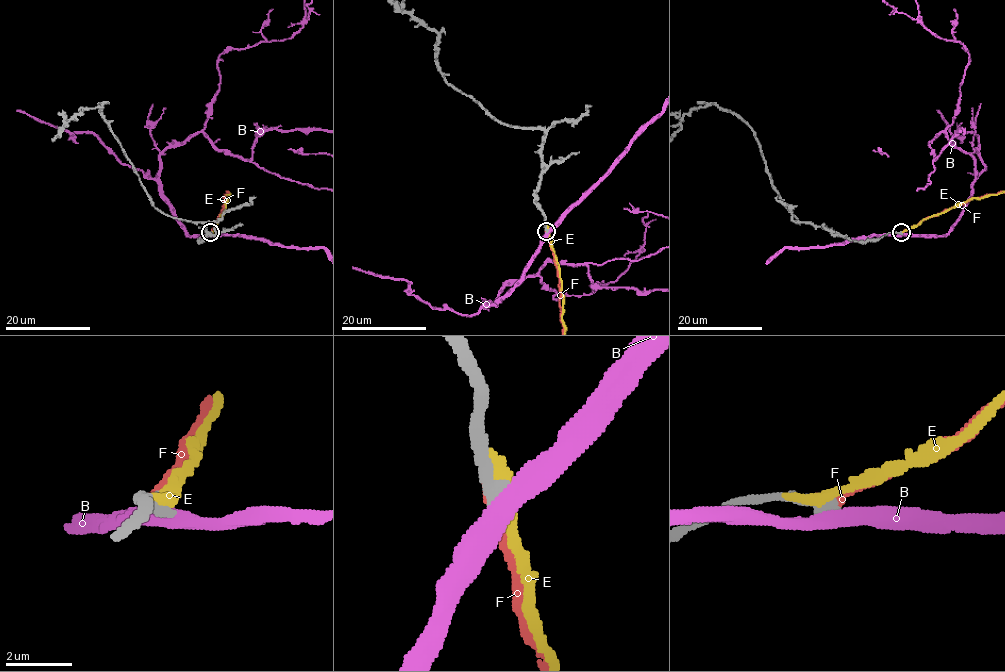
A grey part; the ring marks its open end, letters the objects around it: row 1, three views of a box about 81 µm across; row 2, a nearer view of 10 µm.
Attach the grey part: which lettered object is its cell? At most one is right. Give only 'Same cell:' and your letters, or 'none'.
Same cell: F

